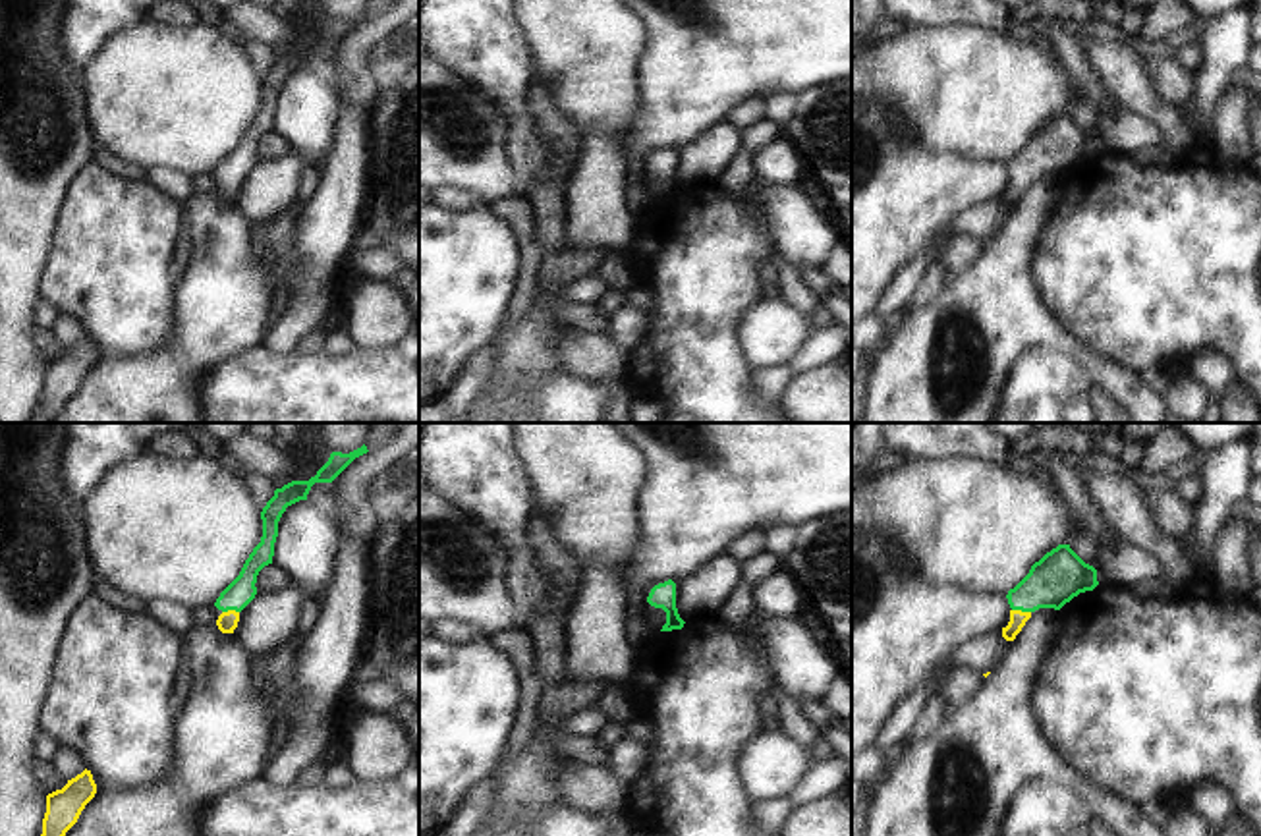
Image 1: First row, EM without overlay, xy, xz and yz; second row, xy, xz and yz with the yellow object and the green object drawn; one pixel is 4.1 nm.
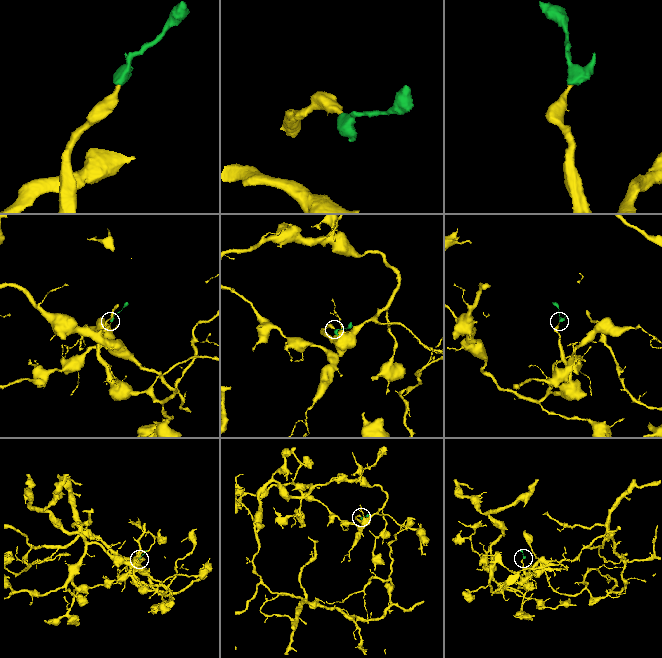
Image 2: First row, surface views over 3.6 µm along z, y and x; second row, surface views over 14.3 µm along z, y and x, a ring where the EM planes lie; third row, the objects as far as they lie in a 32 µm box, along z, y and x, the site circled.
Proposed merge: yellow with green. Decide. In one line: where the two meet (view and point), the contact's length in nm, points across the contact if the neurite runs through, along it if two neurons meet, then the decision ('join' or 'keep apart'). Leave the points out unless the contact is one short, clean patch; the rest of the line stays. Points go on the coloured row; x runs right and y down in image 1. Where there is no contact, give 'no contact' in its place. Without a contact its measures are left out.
yz (1020, 611) | 80 nm | across yz (1018, 618), (1020, 611), (1059, 576) | join

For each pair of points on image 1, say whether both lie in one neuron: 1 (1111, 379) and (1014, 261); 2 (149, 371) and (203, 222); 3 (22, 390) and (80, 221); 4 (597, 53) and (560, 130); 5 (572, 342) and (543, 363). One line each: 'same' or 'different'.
1: same
2: same
3: different
4: different
5: different

